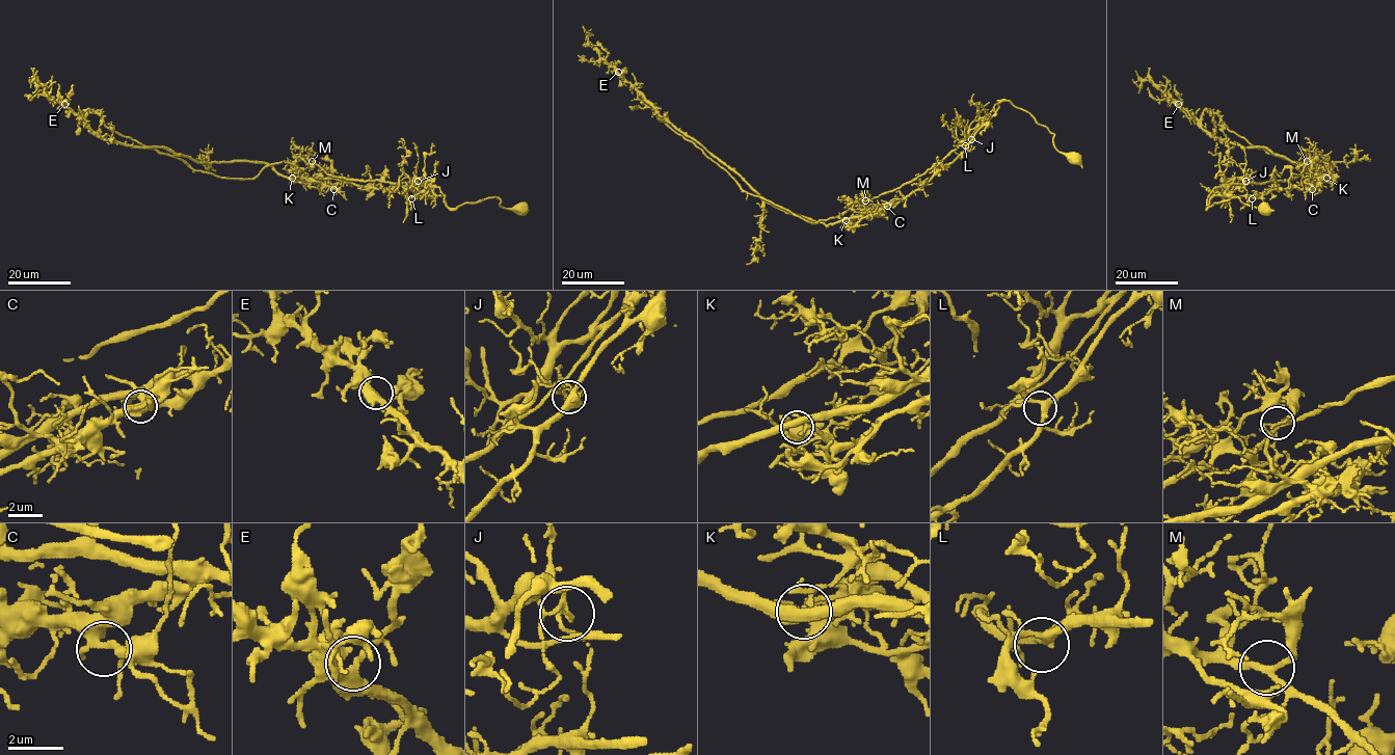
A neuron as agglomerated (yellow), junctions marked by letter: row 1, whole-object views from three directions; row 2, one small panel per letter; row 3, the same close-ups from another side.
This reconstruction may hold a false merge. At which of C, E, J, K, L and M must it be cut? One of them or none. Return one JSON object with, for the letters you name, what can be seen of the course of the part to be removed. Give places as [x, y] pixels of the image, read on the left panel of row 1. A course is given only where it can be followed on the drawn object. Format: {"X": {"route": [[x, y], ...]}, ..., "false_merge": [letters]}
{"J": {"route": [[418, 181], [347, 180], [306, 159], [221, 178], [112, 132], [97, 112], [84, 113], [77, 134]]}, "false_merge": ["J"]}

